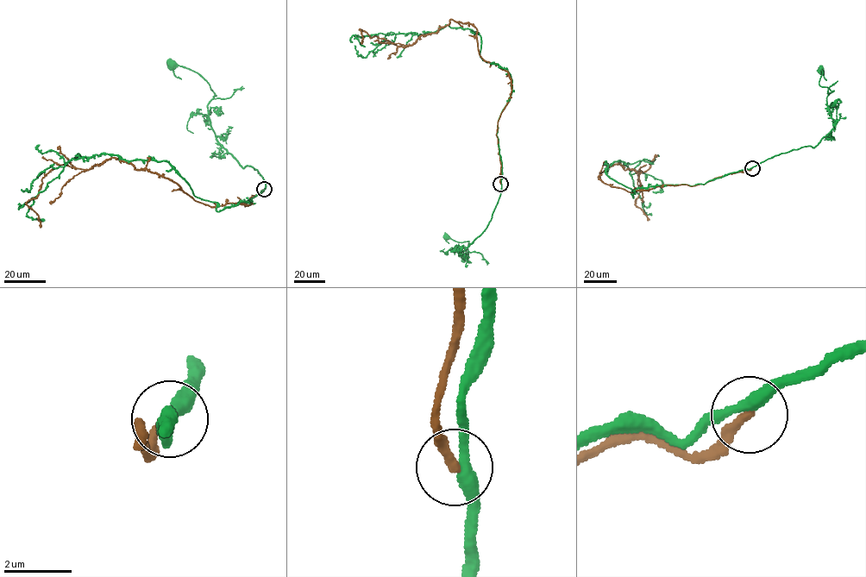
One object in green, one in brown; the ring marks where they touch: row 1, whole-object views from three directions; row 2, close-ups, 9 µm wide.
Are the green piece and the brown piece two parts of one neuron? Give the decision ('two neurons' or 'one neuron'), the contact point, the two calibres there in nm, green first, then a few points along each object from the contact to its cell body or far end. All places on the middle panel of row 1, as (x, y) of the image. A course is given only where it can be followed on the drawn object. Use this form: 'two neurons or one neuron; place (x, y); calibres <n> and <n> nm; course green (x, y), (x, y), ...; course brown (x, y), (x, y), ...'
two neurons; place (500, 184); calibres 360 and 280 nm; course green (501, 184), (488, 224), (459, 254), (459, 249), (462, 247), (467, 255), (468, 241), (460, 242), (445, 237); course brown (500, 184), (497, 133), (511, 78), (481, 56), (475, 28), (450, 20), (402, 47), (360, 29), (360, 42)

